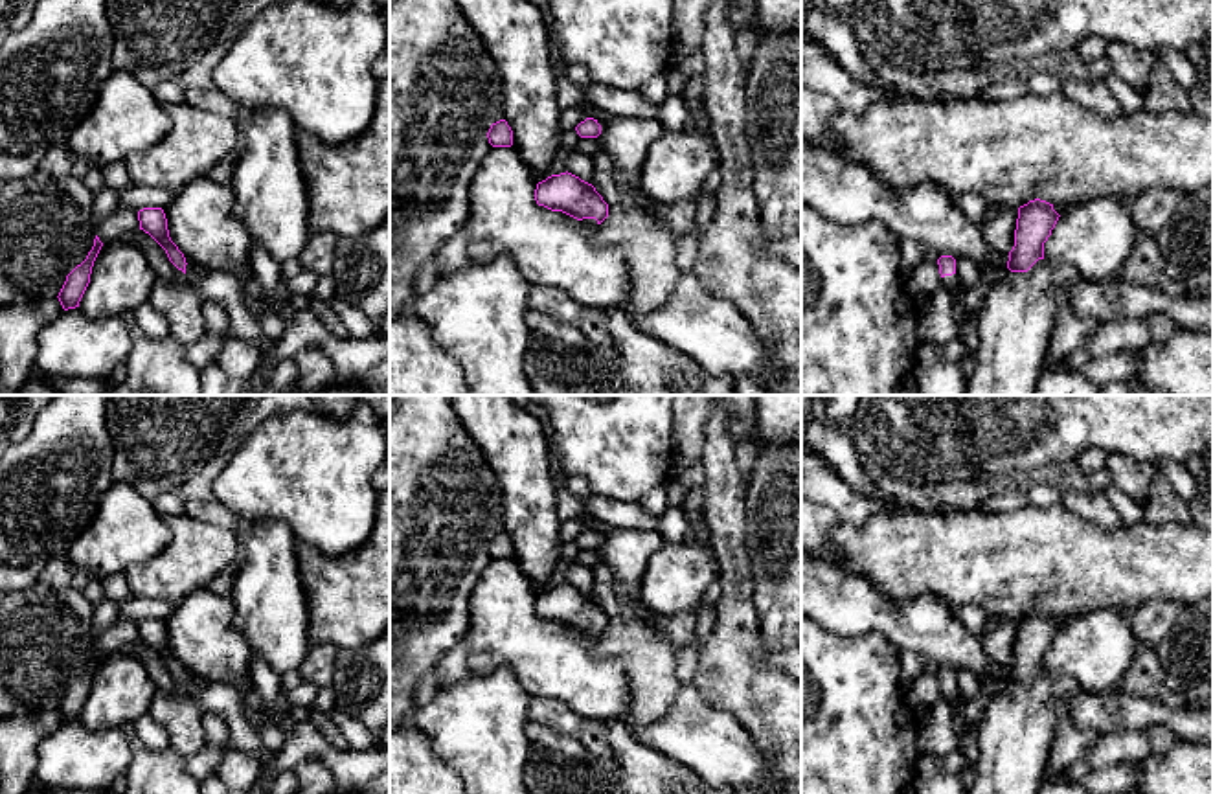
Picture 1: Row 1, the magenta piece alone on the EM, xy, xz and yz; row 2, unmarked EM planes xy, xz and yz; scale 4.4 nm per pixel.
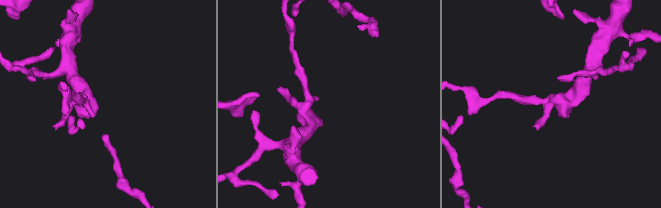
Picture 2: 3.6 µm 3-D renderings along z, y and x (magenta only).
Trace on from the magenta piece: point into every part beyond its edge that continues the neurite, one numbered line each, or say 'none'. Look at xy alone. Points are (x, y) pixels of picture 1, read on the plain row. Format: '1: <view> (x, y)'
none

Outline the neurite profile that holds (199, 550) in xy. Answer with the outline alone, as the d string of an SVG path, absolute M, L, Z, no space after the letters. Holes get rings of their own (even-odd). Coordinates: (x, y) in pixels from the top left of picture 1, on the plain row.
M187 513L169 518L173 537L153 559L129 566L123 575L132 596L178 605L191 592L208 588L226 568L235 566L241 557L239 539L228 522L191 518Z

